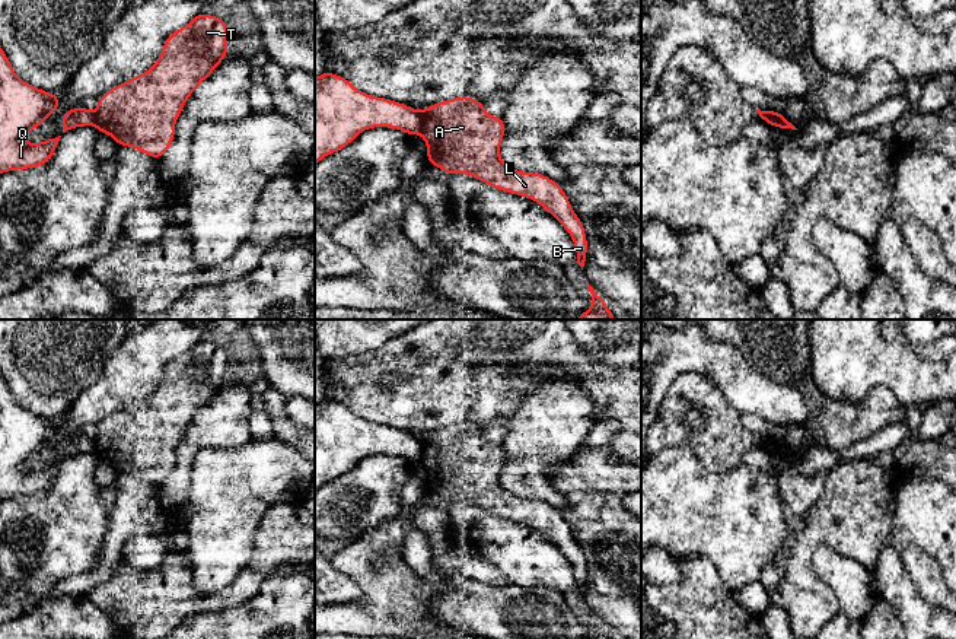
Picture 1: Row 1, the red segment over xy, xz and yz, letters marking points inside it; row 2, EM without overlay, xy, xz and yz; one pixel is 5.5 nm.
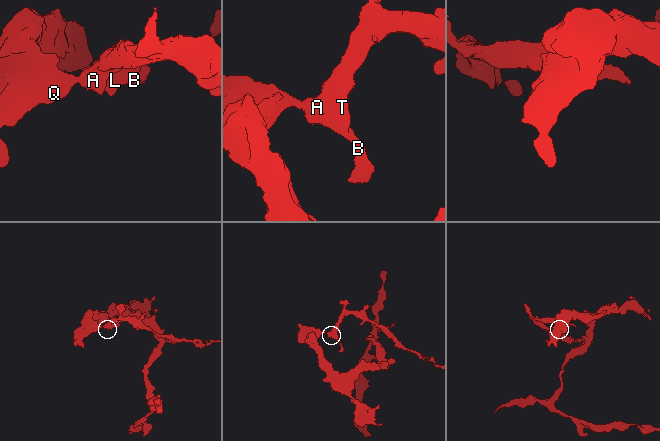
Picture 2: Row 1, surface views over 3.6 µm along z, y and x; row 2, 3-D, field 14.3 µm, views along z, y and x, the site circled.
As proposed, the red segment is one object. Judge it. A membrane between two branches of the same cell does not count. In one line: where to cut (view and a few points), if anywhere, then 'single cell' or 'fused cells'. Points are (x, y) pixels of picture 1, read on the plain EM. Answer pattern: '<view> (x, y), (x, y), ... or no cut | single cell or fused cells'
xz (423, 439), (423, 451), (418, 458) | fused cells

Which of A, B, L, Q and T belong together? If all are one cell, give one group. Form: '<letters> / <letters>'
A B L T / Q

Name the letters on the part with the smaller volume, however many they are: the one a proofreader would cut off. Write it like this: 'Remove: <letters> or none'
Remove: A, B, L, T

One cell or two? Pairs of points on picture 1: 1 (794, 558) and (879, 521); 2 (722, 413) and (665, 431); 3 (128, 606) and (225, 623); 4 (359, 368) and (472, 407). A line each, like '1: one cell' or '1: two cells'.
1: one cell
2: one cell
3: two cells
4: one cell

